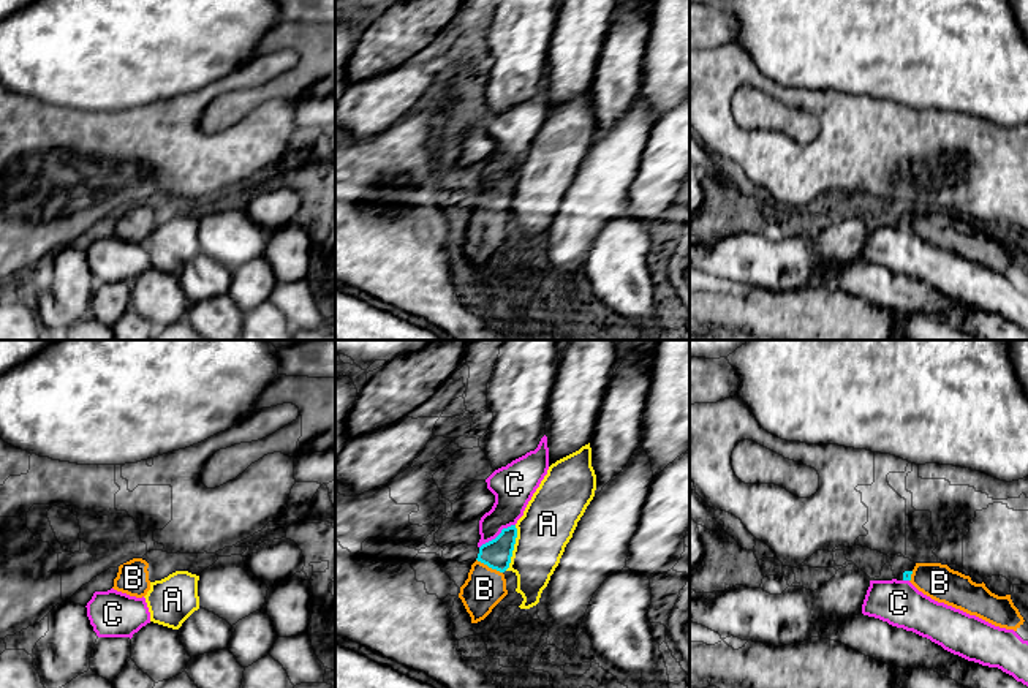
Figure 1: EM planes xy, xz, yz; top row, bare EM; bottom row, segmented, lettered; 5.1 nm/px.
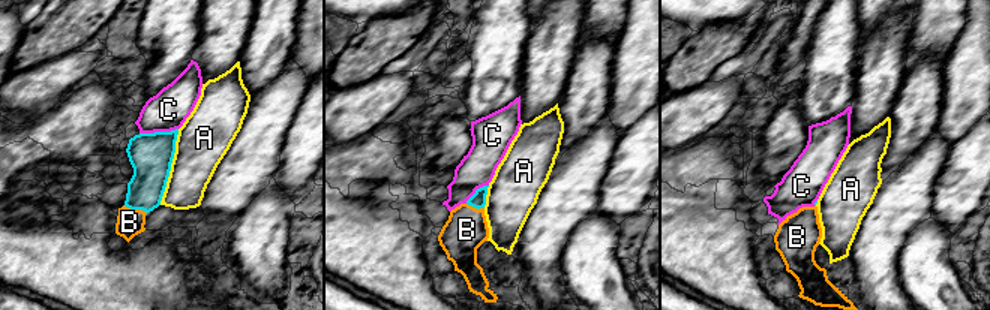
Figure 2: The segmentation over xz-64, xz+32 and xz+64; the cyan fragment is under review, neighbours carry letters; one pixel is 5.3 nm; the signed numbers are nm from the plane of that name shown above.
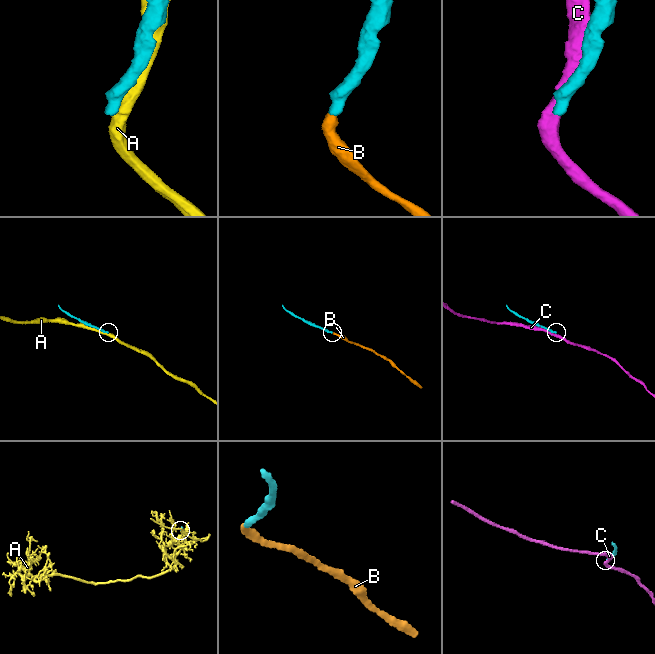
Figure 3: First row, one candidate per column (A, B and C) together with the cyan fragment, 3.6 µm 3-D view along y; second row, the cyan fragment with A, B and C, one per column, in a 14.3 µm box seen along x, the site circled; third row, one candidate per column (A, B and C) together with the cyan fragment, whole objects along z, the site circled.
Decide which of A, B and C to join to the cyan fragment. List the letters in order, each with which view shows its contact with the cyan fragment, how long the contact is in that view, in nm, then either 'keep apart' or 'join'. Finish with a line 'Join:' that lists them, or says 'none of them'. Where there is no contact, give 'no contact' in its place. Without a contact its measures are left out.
A: xz | 240 nm | keep apart
B: xz | 150 nm | join
C: xz | 220 nm | keep apart
Join: B

